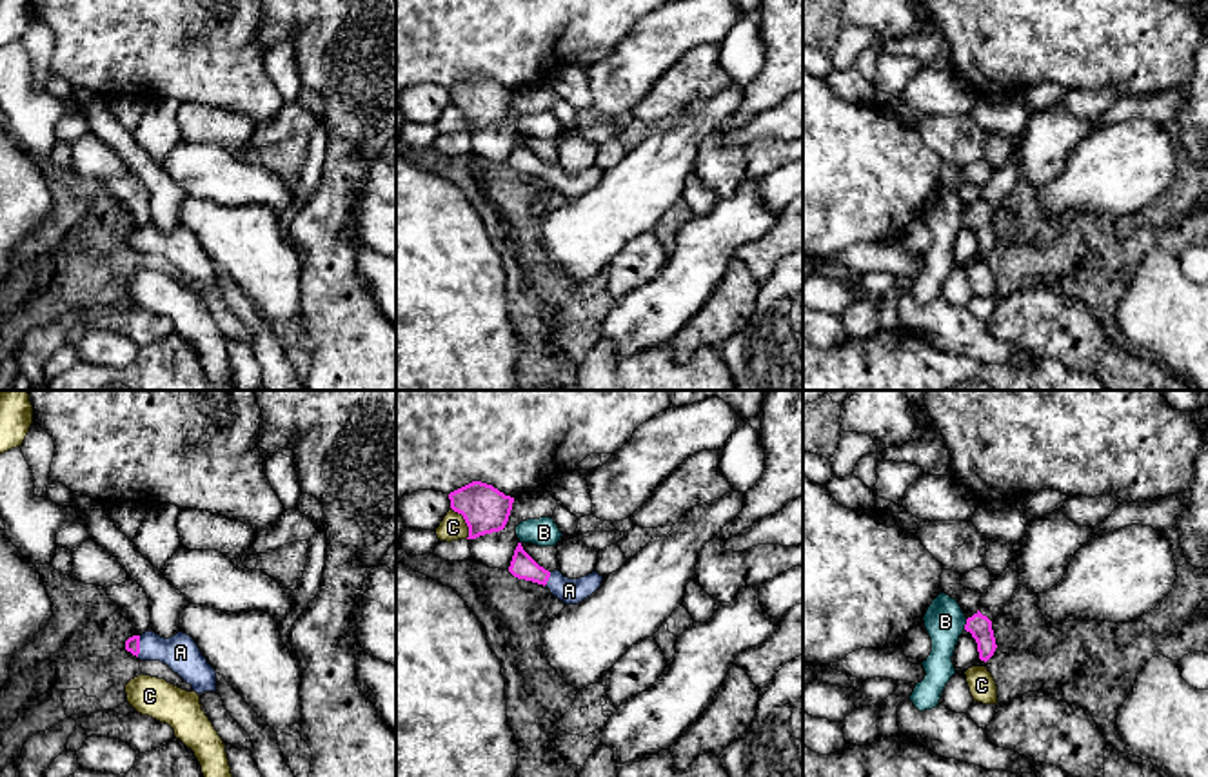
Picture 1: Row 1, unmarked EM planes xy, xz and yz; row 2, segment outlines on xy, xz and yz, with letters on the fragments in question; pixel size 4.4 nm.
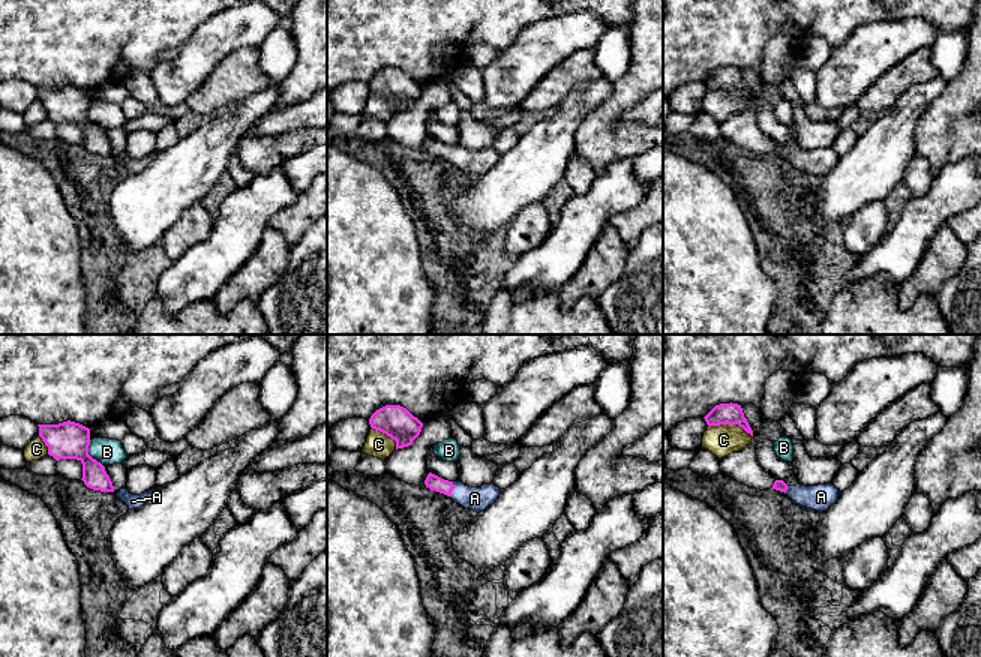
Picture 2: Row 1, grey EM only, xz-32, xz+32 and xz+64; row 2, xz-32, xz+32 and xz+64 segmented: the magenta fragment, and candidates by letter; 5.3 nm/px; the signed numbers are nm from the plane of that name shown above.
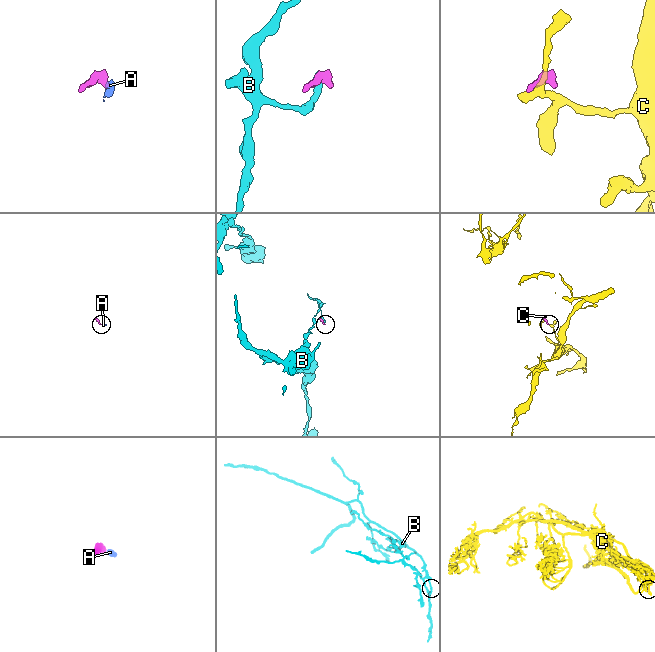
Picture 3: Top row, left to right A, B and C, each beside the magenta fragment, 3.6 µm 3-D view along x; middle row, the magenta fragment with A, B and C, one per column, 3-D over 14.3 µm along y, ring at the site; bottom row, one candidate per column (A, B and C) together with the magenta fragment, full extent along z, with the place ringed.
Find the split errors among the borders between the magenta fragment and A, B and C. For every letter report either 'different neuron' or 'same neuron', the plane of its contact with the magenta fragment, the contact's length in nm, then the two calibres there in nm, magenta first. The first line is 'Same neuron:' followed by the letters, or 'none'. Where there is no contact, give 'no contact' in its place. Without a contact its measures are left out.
Same neuron: A
A: same neuron; contact in xy; length 100 nm; calibres 60 and 160 nm
B: different neuron; contact in yz; length 50 nm; calibres 100 and 180 nm
C: different neuron; contact in xz; length 160 nm; calibres 200 and 120 nm

